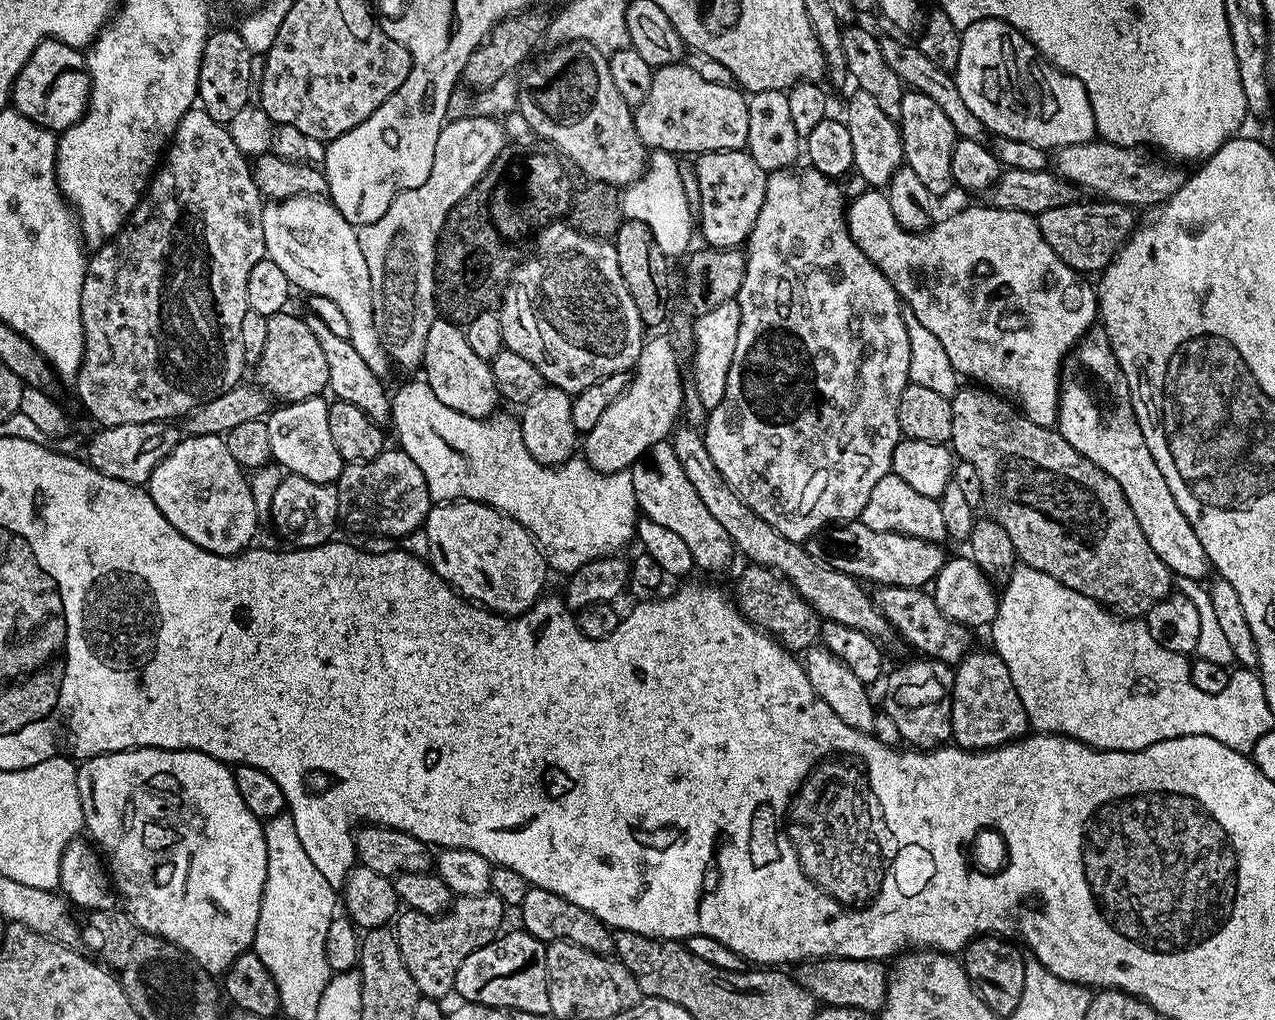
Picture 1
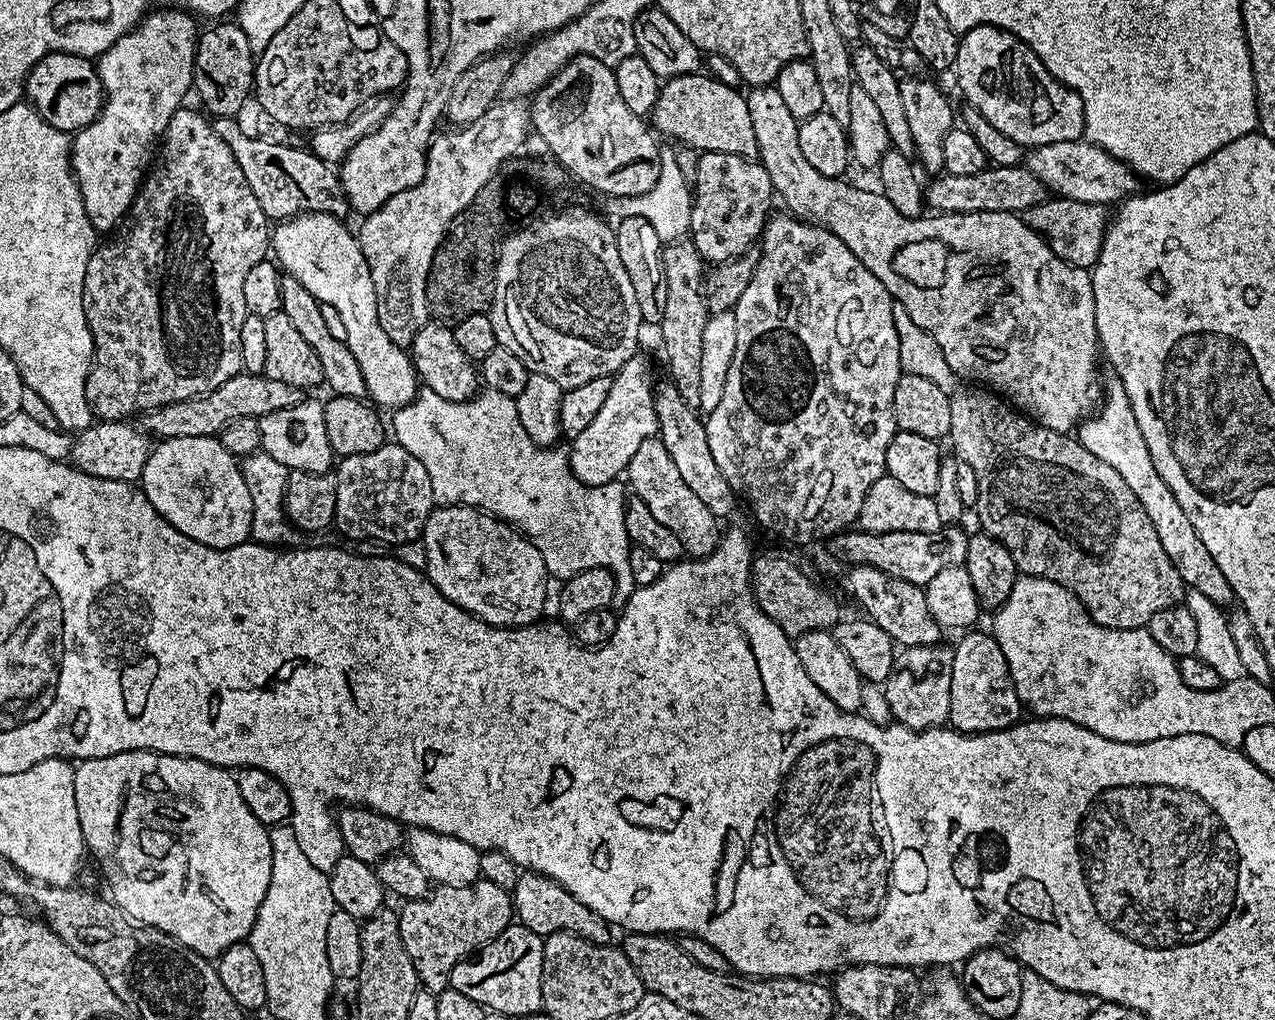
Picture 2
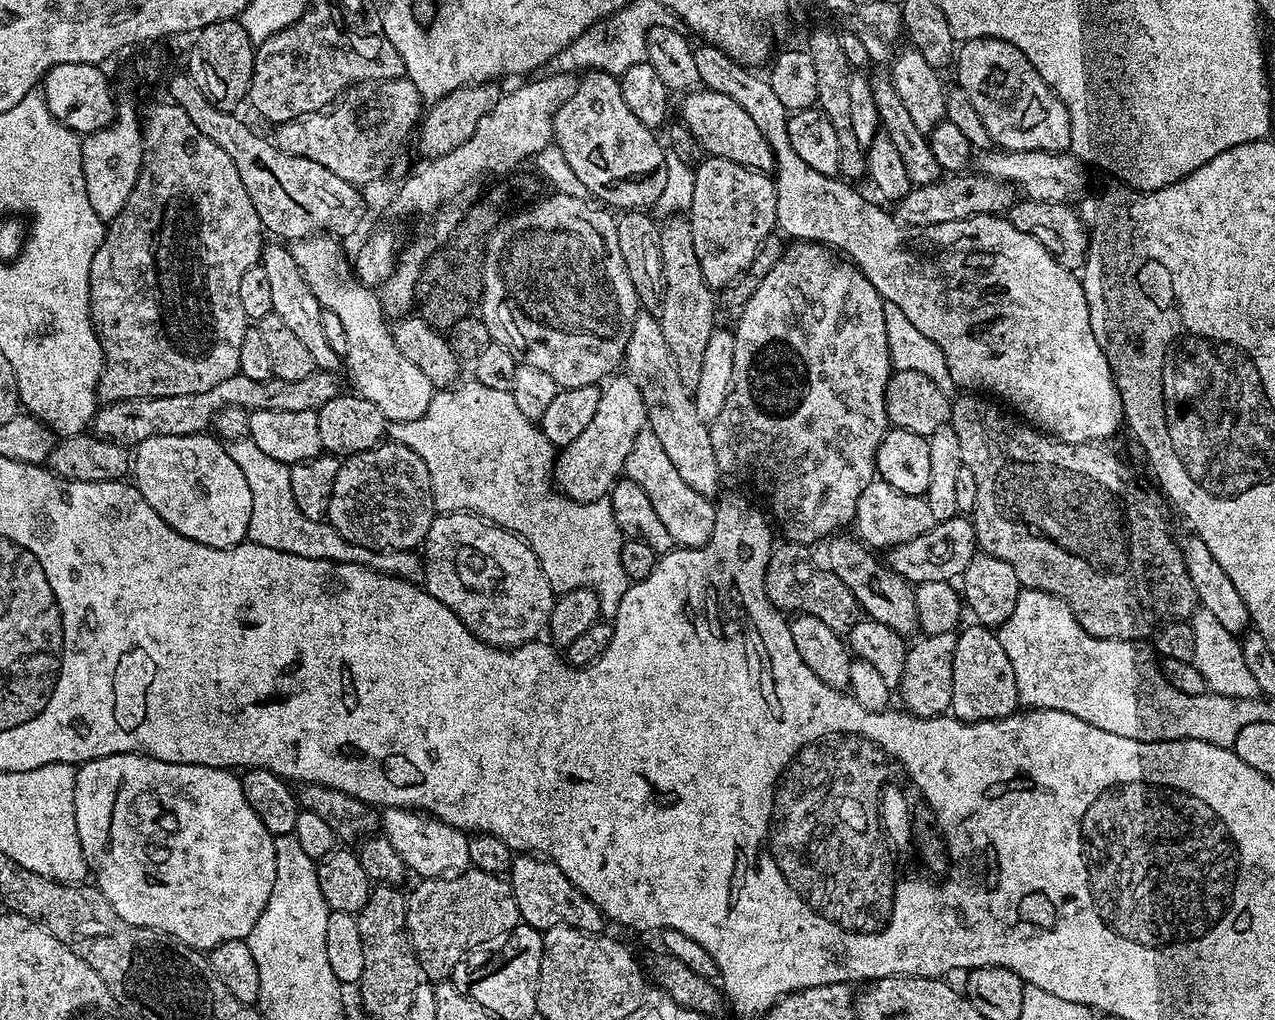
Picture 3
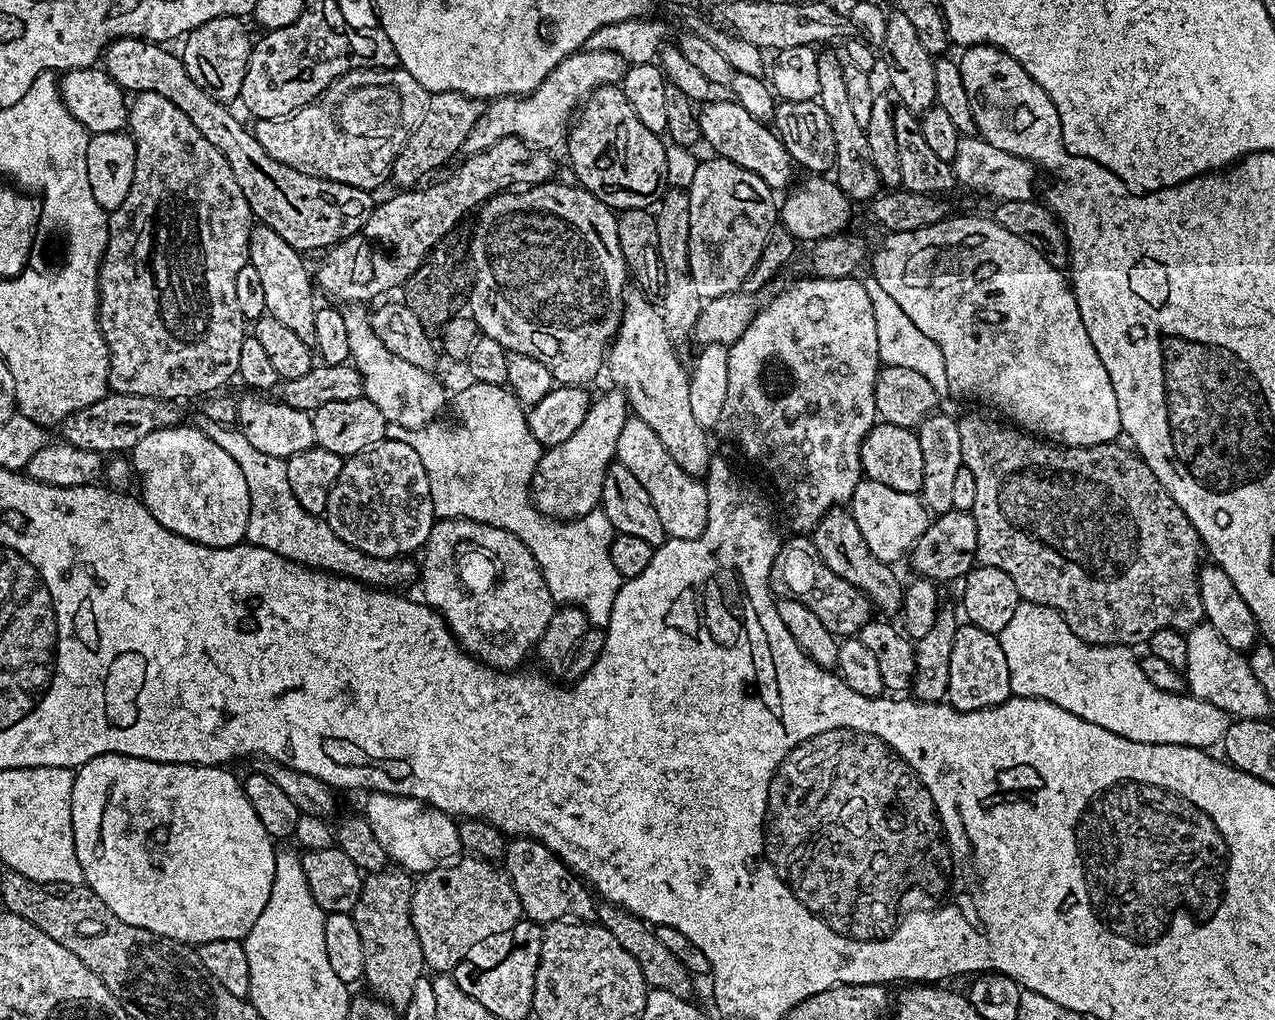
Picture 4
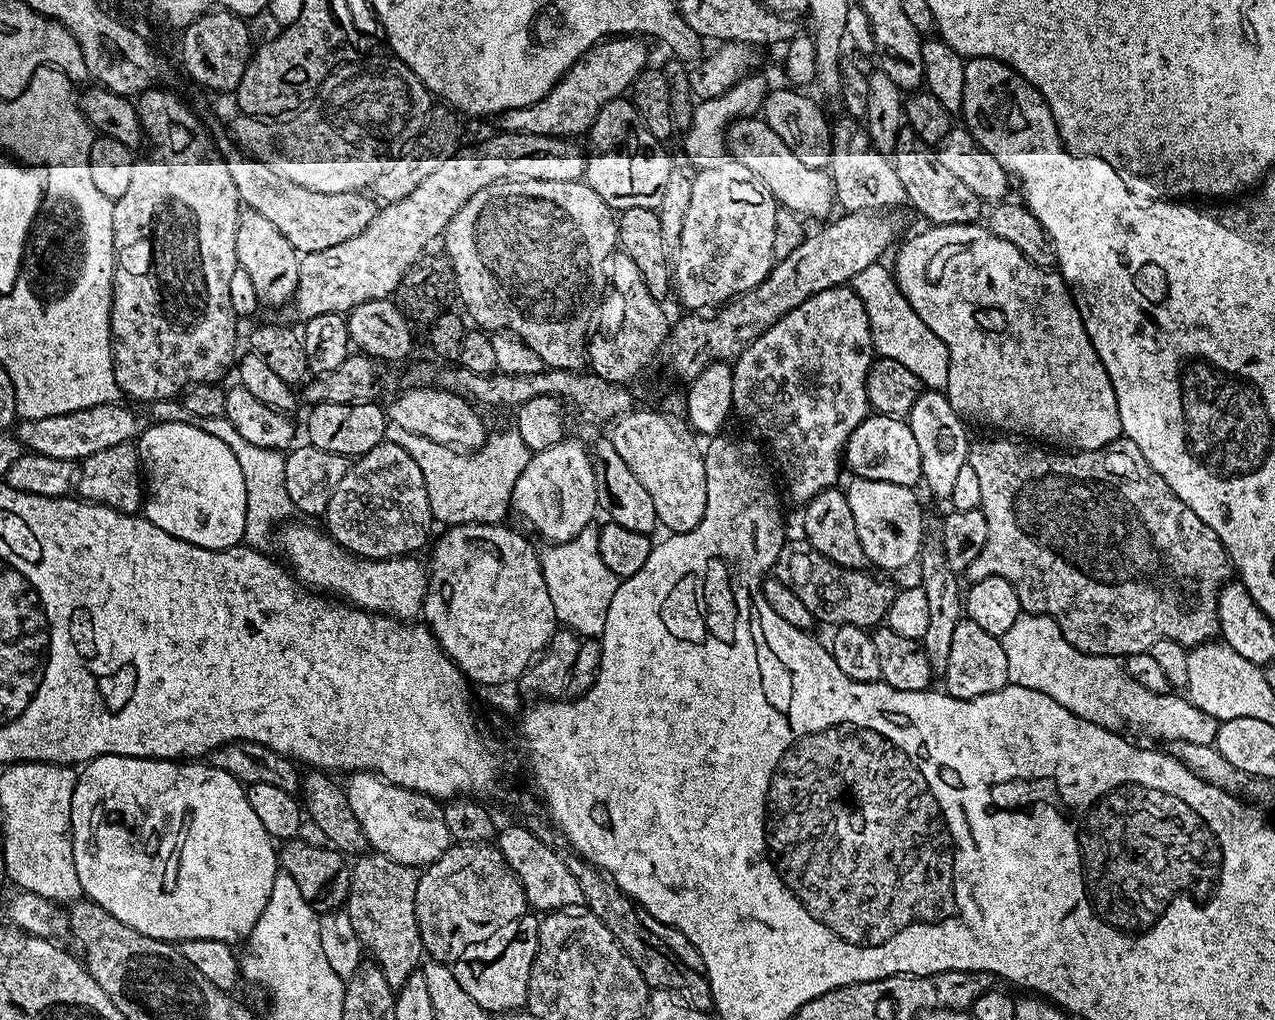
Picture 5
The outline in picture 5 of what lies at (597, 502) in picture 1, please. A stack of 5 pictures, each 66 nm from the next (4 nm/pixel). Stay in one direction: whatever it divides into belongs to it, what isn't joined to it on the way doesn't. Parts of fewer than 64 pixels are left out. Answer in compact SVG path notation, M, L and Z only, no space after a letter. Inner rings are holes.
M389 423L384 431L385 441L402 446L422 470L429 495L433 521L453 524L499 524L507 521L512 507L514 482L526 470L529 451L526 442L515 430L496 432L487 437L481 448L471 454L464 450L447 448L425 436L410 434L402 426ZM589 526L570 542L548 544L545 552L539 553L542 578L546 578L546 590L550 590L557 621L582 638L603 637L606 614L620 591L620 580L602 562L602 554L598 554L599 533L599 527Z

